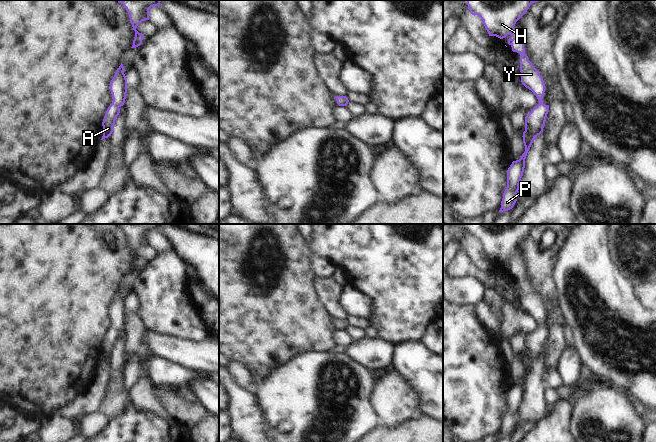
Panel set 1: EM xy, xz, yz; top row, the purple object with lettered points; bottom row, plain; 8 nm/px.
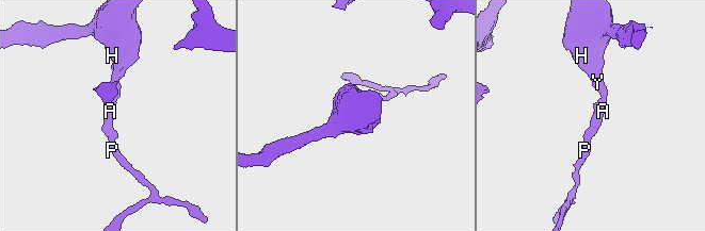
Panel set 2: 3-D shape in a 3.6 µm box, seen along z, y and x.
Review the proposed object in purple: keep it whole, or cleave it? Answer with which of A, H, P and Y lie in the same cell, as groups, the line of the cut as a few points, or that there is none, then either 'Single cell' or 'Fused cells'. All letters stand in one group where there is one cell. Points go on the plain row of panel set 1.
Groups: A H P Y. No split. Single cell.

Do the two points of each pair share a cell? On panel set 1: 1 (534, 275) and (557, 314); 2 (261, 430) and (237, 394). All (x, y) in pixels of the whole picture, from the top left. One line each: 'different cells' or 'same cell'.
1: same cell
2: same cell

